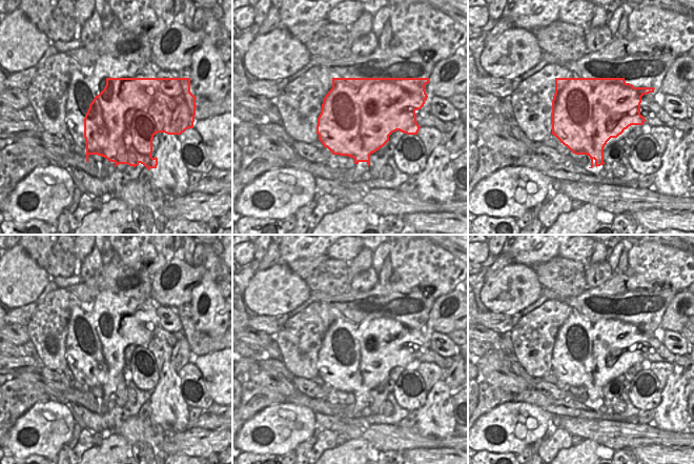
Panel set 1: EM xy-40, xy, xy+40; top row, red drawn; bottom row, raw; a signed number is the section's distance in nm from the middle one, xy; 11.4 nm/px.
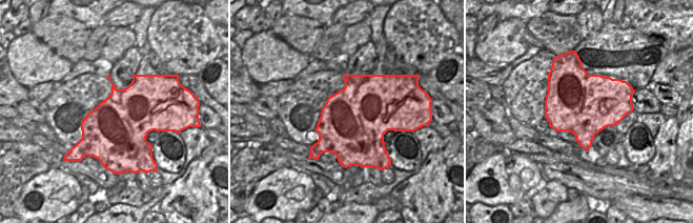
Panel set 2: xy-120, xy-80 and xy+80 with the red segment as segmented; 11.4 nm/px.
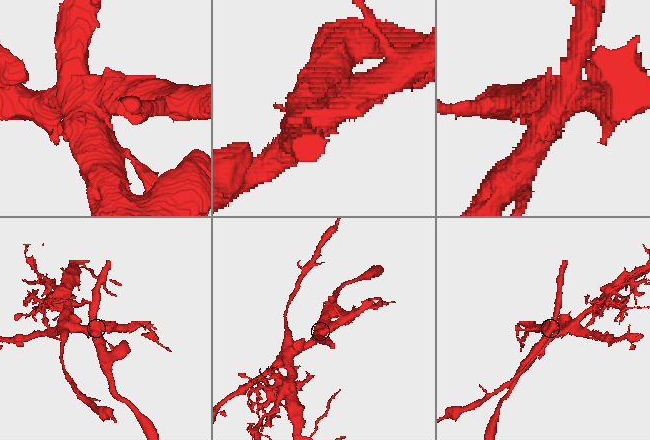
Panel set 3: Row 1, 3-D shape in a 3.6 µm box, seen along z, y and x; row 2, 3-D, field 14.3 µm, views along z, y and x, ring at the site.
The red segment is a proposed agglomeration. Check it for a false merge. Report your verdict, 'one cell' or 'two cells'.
two cells

